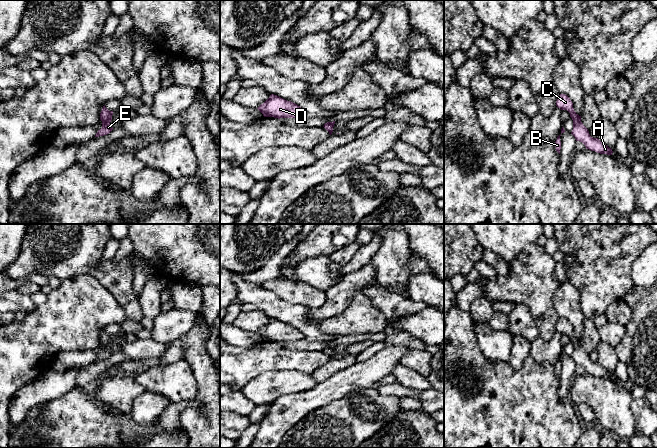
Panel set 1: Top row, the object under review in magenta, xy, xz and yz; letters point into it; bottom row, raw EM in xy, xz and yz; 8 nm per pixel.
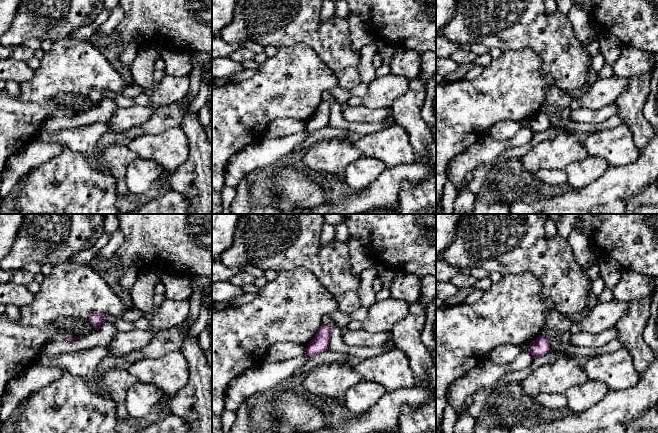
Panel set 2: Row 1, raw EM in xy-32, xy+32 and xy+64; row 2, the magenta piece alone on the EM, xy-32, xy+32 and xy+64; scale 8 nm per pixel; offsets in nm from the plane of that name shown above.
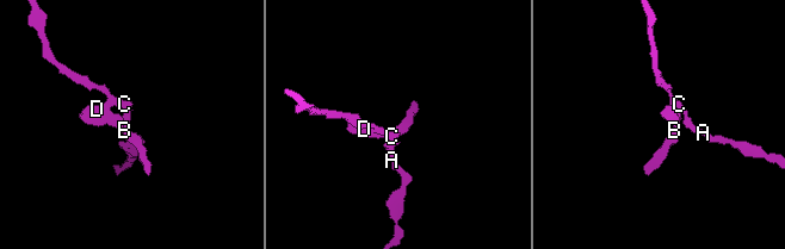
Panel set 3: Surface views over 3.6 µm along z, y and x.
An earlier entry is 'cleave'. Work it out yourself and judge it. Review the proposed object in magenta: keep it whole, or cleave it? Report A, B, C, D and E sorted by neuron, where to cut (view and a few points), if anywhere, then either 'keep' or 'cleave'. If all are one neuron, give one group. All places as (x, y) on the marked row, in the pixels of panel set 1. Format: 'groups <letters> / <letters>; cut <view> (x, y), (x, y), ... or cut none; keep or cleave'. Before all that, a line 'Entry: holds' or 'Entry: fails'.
Entry: fails
groups A B C D E; cut none; keep

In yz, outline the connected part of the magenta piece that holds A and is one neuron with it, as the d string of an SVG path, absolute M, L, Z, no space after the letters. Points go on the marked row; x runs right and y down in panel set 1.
M560 94L556 101L556 106L570 113L570 117L573 120L573 130L571 134L575 137L576 141L582 142L586 149L591 151L612 155L613 151L611 148L602 143L598 138L590 136L588 129L581 122L581 116L574 111L573 103L567 95Z

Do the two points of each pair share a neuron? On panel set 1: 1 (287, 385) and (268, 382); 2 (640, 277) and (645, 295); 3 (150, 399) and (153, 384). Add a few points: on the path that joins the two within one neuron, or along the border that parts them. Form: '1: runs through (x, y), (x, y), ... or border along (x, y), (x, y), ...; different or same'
1: runs through (282, 383), (273, 383); same
2: border along (646, 286), (635, 287); different
3: border along (146, 389), (152, 392), (159, 392), (171, 401); different

